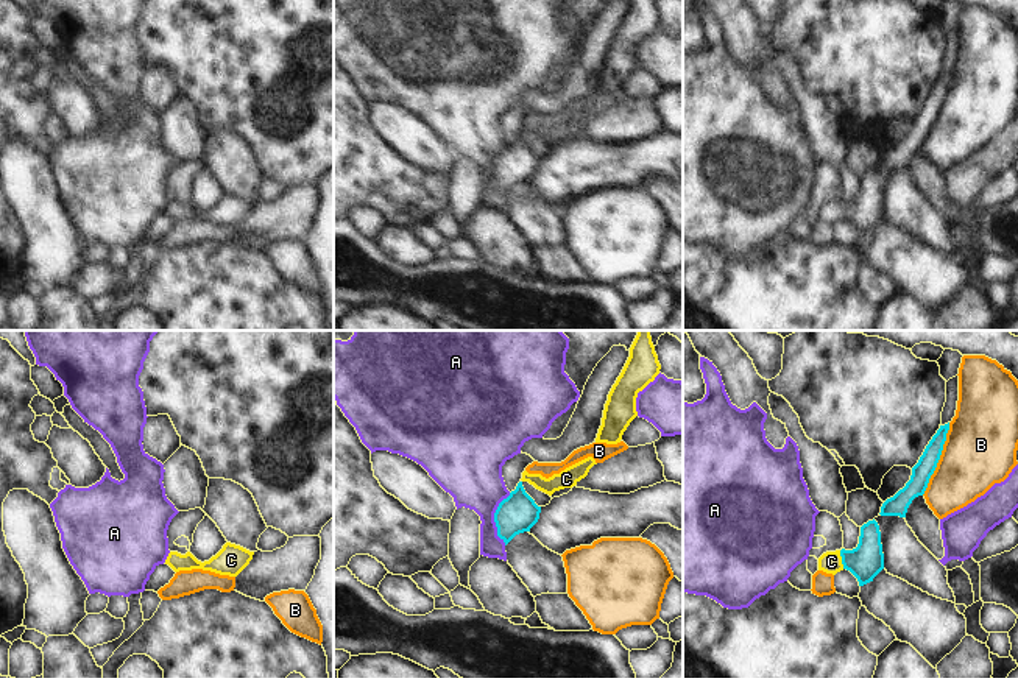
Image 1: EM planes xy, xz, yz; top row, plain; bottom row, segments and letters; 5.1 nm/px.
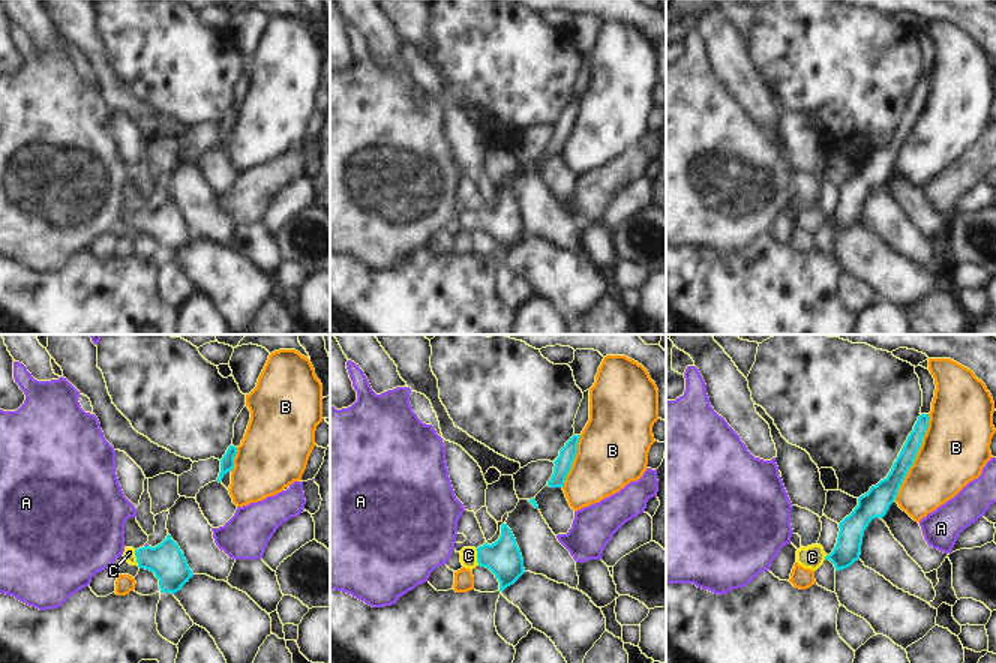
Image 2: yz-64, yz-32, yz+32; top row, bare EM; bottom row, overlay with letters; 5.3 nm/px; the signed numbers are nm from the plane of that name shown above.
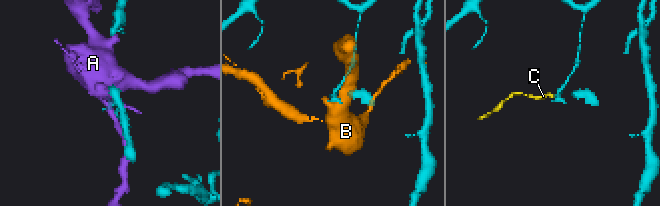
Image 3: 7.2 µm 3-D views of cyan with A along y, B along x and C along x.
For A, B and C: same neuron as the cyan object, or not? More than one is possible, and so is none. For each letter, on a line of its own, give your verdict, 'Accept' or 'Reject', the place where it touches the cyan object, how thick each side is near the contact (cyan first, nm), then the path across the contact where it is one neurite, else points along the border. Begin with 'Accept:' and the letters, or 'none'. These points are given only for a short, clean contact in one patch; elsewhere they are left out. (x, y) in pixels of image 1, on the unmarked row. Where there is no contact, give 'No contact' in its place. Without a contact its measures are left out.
Accept: C
A: Reject. Touches cyan at xz (494, 170). Thickness 200 nm (cyan) against 300 nm. Boundary: xz (510, 144), (494, 164), (496, 186), (504, 195)
B: Reject. Touches cyan at yz (939, 109). Thickness 100 nm (cyan) against 380 nm
C: Accept. Touches cyan at yz (842, 211). Thickness 180 nm (cyan) against 110 nm. Path across: yz (866, 212), (842, 211), (831, 212)

